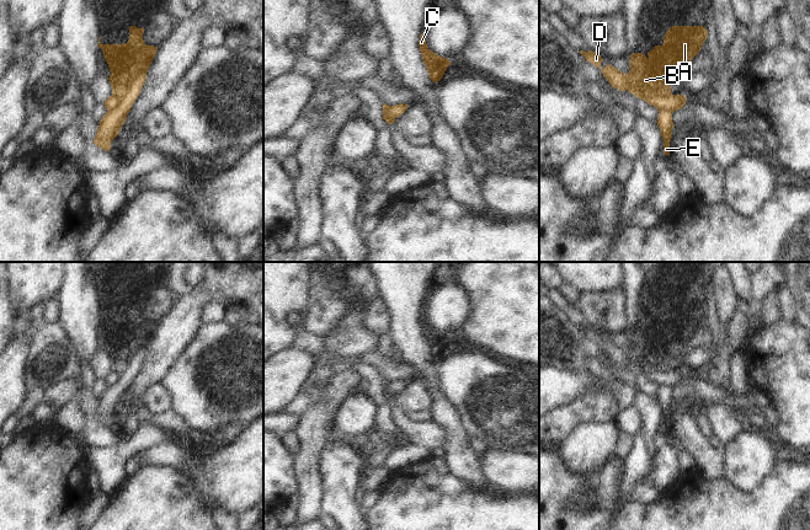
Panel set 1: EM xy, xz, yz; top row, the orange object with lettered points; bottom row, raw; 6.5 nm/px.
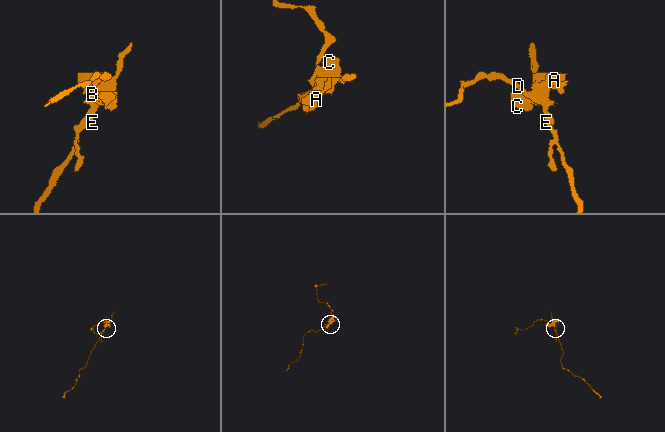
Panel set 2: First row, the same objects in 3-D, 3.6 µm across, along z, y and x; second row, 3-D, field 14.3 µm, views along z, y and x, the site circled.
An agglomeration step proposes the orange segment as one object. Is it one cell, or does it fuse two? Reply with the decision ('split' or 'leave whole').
split

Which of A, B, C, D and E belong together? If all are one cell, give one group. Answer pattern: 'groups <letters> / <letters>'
groups A B C E / D

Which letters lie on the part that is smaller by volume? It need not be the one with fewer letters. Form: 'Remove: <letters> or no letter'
Remove: D

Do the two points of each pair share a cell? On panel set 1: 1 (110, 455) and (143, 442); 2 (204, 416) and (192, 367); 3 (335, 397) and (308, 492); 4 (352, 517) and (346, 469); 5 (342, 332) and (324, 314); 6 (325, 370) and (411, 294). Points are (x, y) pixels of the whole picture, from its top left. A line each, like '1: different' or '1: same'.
1: same
2: same
3: same
4: same
5: different
6: different

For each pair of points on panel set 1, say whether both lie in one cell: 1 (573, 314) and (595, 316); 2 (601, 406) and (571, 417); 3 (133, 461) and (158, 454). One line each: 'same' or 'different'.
1: different
2: same
3: different

